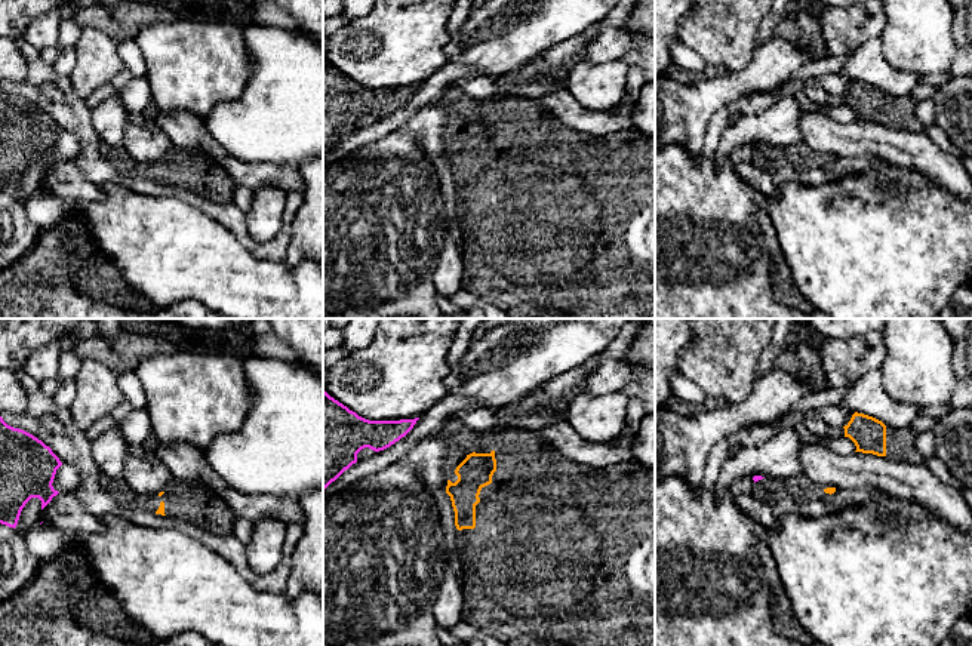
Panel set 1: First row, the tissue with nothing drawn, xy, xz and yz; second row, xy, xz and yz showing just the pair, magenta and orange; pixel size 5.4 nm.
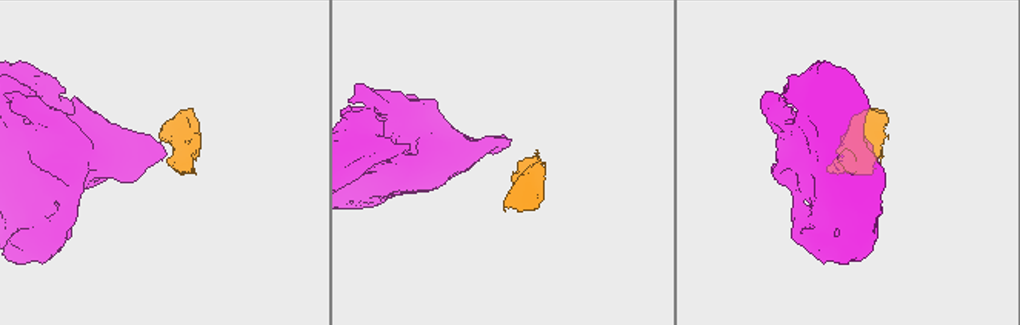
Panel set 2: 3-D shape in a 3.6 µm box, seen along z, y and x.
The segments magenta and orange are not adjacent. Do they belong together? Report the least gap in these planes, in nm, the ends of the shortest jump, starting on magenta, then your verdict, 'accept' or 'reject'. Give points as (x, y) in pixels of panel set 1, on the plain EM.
320 nm | xz (412, 95), (457, 135) | accept

